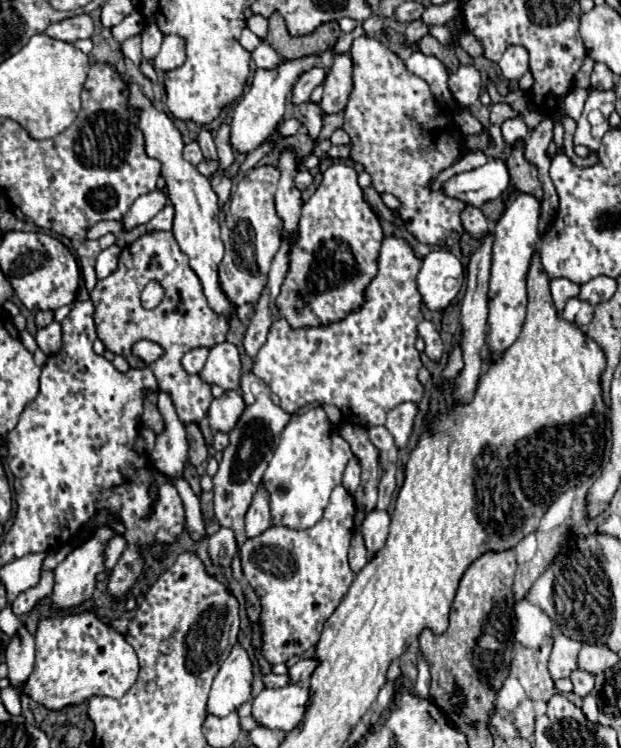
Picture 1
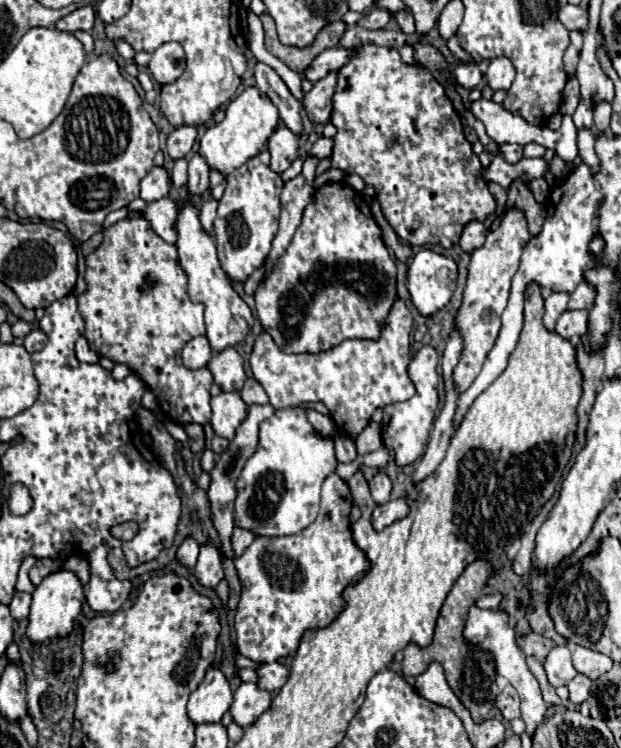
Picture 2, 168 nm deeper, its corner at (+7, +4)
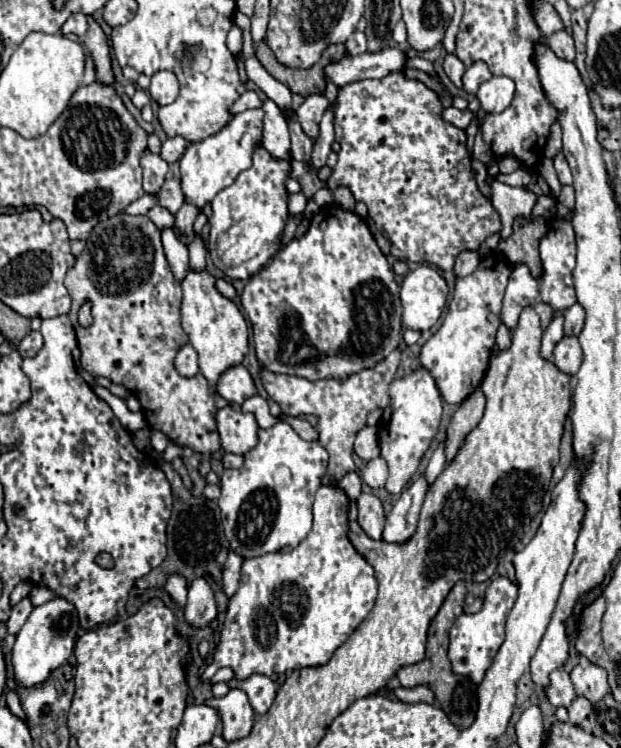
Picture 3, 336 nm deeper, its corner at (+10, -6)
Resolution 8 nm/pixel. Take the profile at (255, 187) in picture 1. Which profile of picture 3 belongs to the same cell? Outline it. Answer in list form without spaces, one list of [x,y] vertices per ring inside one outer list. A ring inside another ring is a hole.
[[[259,146],[253,154],[253,166],[241,172],[231,186],[213,198],[213,214],[209,218],[209,252],[215,266],[225,272],[225,276],[247,282],[279,252],[281,232],[289,218],[285,202],[289,196],[285,190],[289,170],[289,162],[271,158],[271,154]]]

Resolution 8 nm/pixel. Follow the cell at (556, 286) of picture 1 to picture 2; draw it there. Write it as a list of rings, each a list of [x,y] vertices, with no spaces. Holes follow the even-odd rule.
[[[554,292],[550,298],[546,298],[546,302],[544,302],[544,308],[546,308],[544,326],[550,332],[554,330],[556,320],[566,312],[566,306],[568,306],[568,294],[566,292]]]

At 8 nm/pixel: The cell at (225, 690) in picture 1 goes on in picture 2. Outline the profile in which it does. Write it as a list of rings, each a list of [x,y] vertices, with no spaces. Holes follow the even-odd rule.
[[[210,668],[188,700],[188,718],[198,724],[218,722],[232,704],[232,690],[220,668]]]

